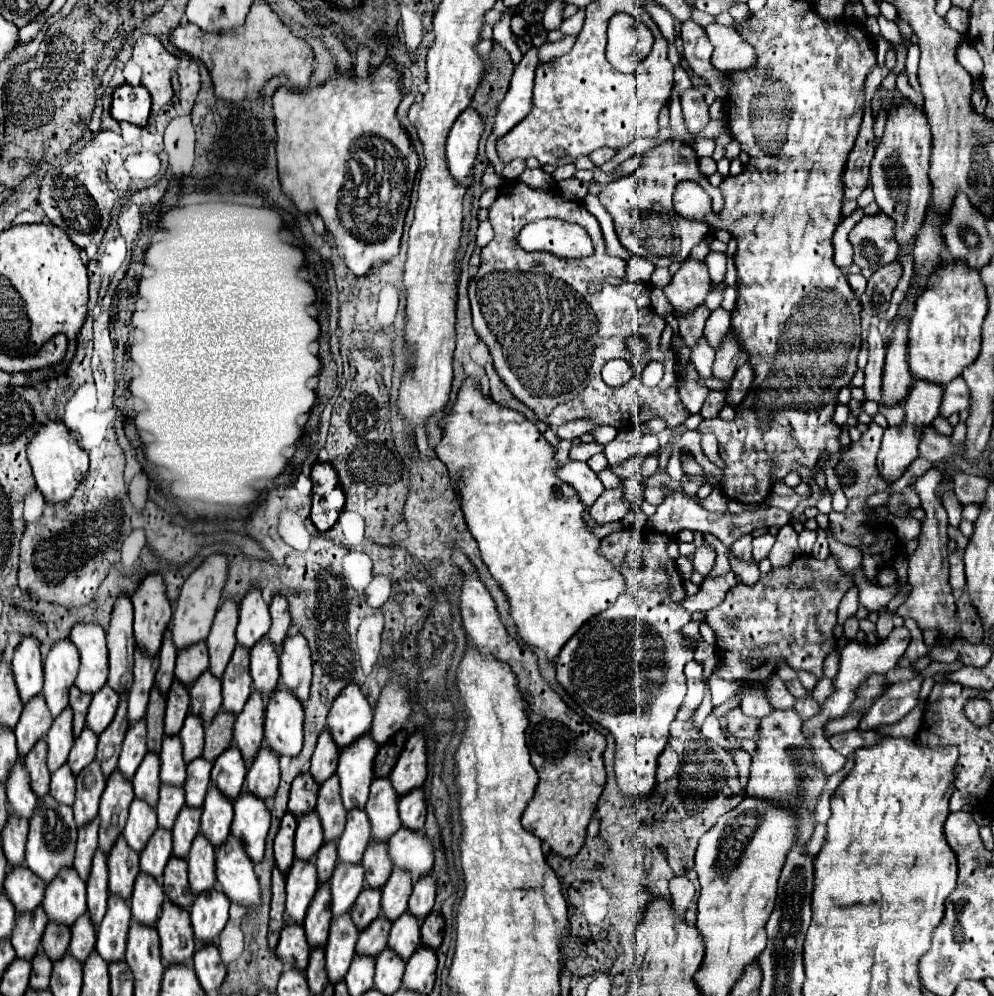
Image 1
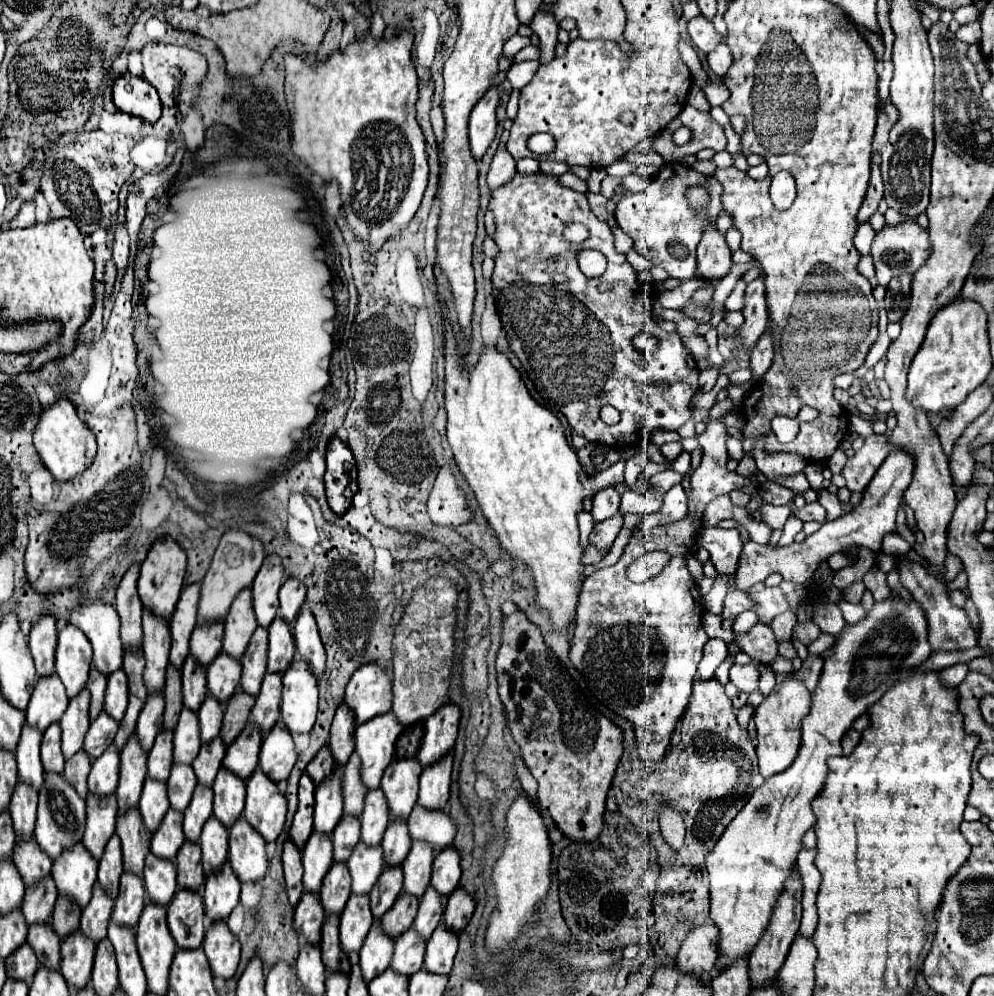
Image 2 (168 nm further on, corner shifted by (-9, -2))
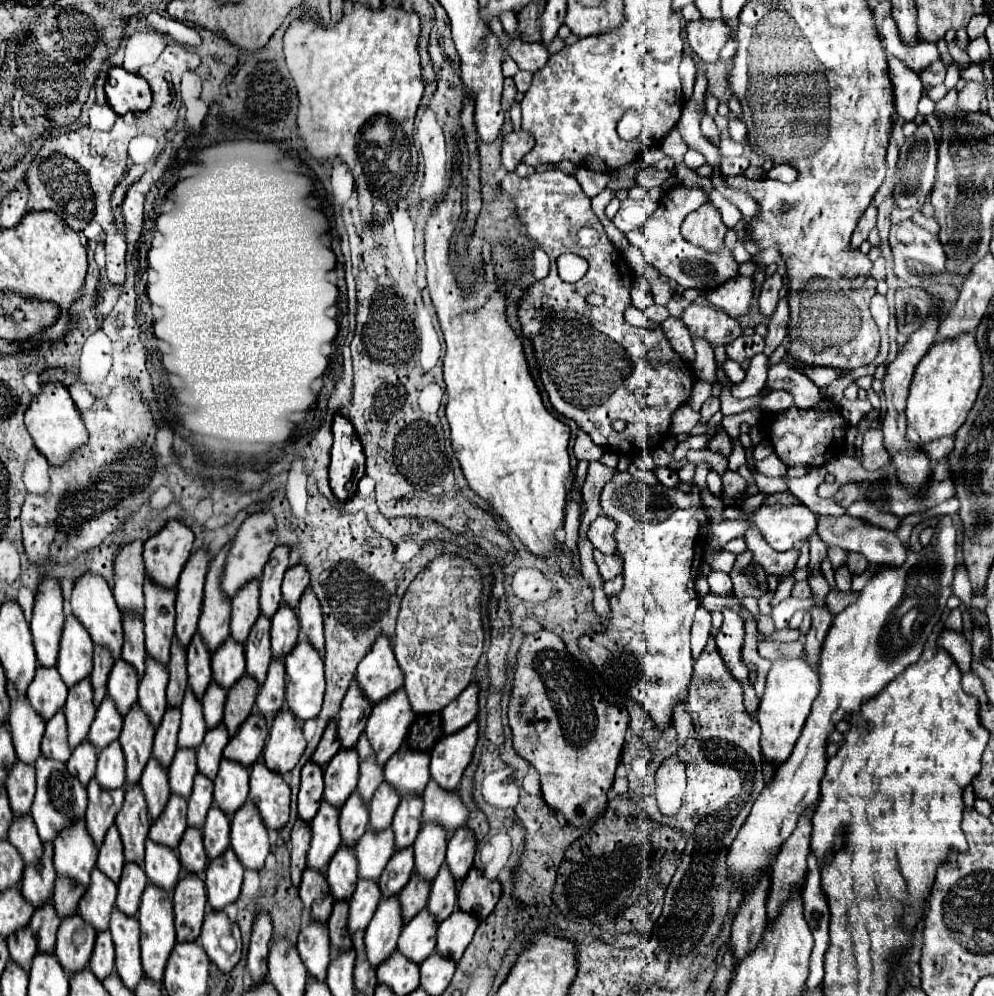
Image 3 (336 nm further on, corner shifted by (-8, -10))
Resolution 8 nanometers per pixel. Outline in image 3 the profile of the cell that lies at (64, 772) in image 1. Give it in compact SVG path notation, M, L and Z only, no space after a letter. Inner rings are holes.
M82 741L74 751L72 757L68 759L68 771L76 775L82 785L88 785L88 781L94 777L96 771L96 749L90 741Z

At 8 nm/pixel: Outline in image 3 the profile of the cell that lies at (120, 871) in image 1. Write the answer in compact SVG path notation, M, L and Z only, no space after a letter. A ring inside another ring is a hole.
M136 783L134 787L126 787L126 799L120 813L116 815L116 827L122 835L126 861L142 865L144 839L150 829L150 817L146 811L146 799L142 795L140 783Z

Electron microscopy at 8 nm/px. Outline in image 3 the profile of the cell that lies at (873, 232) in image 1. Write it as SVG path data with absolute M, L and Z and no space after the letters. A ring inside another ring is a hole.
M908 219L890 227L890 247L894 253L894 271L902 281L910 281L912 287L920 287L934 297L944 297L946 309L956 303L958 289L970 275L946 271L946 253L942 251L942 243L938 237L930 235L928 231L924 231Z

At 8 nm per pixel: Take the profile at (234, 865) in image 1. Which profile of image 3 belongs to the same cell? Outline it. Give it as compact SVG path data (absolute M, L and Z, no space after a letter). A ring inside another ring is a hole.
M246 801L232 817L230 845L246 869L262 869L270 851L268 829L254 803Z

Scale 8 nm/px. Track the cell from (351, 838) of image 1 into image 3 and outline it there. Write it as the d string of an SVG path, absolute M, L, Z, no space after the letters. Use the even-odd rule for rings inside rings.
M384 781L370 801L370 827L376 831L390 827L398 803L398 791L394 791L394 787Z

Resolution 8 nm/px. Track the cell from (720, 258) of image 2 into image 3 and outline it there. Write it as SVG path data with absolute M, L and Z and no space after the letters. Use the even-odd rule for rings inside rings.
M710 201L690 213L682 223L682 235L686 241L712 253L724 245L724 233L726 225L720 219L720 211Z

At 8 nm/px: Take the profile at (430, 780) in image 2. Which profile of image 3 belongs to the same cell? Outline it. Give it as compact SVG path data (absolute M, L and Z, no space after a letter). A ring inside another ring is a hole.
M474 719L464 729L442 737L432 749L430 773L440 787L452 791L458 787L464 769L472 761L472 753L478 741L478 721Z

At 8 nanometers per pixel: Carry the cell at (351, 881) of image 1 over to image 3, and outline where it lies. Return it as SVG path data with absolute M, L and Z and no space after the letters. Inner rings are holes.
M390 827L382 835L374 835L374 831L366 829L366 835L362 835L356 847L358 877L378 881L392 853L394 853L394 835L390 835Z

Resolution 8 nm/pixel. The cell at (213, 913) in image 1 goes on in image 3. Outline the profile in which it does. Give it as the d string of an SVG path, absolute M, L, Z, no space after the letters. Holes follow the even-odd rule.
M230 847L218 857L208 863L206 869L206 893L212 909L220 911L228 903L236 901L240 895L244 867L234 859L234 851Z

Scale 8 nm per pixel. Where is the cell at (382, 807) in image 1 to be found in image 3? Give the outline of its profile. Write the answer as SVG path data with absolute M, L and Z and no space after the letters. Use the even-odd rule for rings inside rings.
M400 749L396 751L386 767L386 781L400 793L422 793L430 781L430 753Z

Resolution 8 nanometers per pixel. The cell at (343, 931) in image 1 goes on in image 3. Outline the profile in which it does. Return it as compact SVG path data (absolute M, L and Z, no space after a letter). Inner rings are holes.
M358 881L358 887L356 887L354 895L350 897L350 919L348 919L350 933L368 927L380 899L382 899L382 895L380 895L378 883Z

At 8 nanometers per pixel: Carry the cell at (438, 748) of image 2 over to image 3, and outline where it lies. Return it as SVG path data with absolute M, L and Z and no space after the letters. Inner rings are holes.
M470 683L444 711L442 711L442 731L444 735L460 731L460 727L466 727L472 723L472 719L478 713L478 683Z

